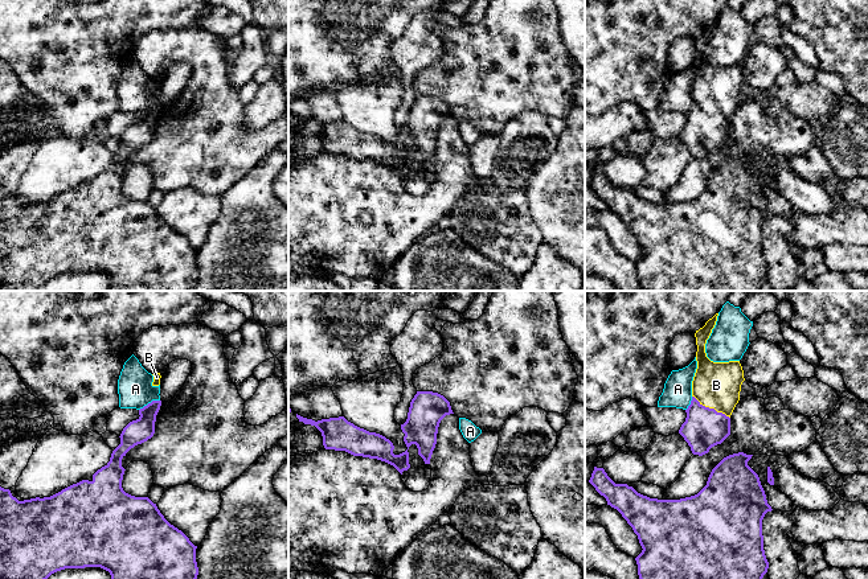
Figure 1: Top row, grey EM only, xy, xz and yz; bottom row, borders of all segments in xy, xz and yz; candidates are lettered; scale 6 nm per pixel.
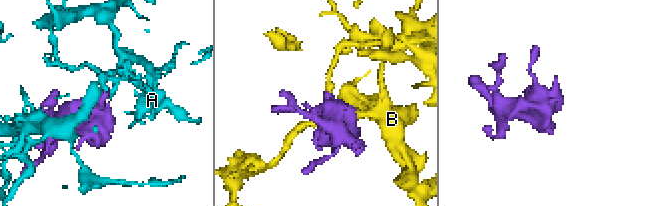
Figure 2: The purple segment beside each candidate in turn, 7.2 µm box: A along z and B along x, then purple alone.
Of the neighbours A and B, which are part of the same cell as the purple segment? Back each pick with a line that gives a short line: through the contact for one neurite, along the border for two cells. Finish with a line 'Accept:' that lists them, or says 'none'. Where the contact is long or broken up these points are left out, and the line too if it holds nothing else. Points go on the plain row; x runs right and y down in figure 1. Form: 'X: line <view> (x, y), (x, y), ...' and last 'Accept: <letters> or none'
B: line yz (704, 131), (708, 127), (711, 113), (716, 89)
Accept: B

